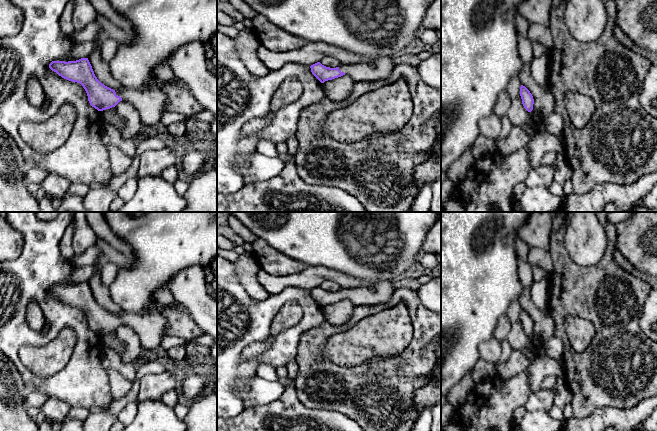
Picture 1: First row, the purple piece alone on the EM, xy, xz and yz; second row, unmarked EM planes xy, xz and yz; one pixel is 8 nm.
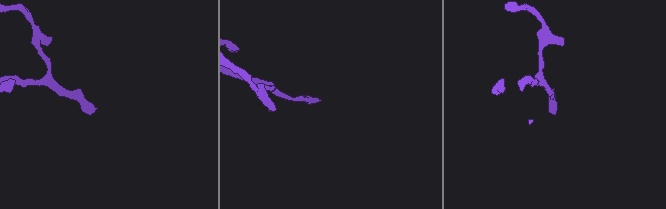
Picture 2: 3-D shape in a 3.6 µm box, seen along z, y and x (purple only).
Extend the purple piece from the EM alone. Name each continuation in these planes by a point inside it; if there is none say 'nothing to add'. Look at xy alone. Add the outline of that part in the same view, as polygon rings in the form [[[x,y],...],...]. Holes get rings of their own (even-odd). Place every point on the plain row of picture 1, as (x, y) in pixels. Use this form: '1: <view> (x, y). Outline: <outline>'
1: xy (150, 326). Outline: [[[152,304],[143,314],[123,311],[115,316],[122,322],[122,325],[128,325],[138,334],[144,350],[161,347],[167,321],[156,304]]]

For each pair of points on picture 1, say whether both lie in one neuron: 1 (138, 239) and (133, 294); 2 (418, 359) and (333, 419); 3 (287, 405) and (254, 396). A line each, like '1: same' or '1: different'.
1: same
2: different
3: different

